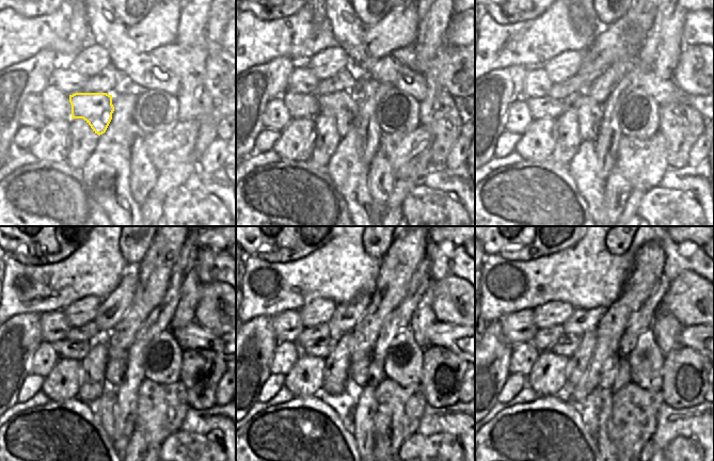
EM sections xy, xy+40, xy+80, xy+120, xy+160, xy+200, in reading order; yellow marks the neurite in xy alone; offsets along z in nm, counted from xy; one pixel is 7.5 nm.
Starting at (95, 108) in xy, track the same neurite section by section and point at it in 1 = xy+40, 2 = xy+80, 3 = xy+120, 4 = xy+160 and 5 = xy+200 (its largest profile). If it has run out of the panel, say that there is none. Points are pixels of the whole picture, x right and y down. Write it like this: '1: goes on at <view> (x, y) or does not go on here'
1: goes on at xy+40 (343, 106)
2: goes on at xy+80 (589, 113)
3: goes on at xy+120 (116, 359)
4: goes on at xy+160 (359, 371)
5: goes on at xy+200 (611, 367)

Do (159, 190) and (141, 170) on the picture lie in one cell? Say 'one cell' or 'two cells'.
two cells

